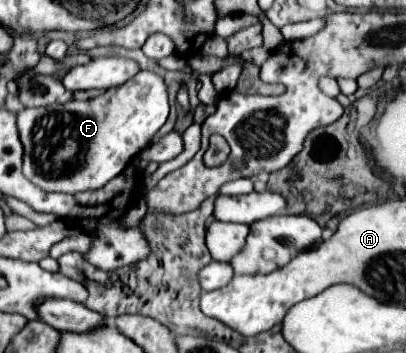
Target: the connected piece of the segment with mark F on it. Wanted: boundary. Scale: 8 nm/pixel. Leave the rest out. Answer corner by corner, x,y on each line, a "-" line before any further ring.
148,70
138,72
126,84
108,88
98,98
86,102
70,100
66,104
24,108
18,114
18,130
24,146
24,166
22,166
24,176
32,184
48,192
76,194
76,192
104,188
104,184
108,184
114,176
122,174
124,168
136,158
136,154
142,152
152,142
156,132
164,126
168,114
170,114
170,104
168,104
166,80
160,74

